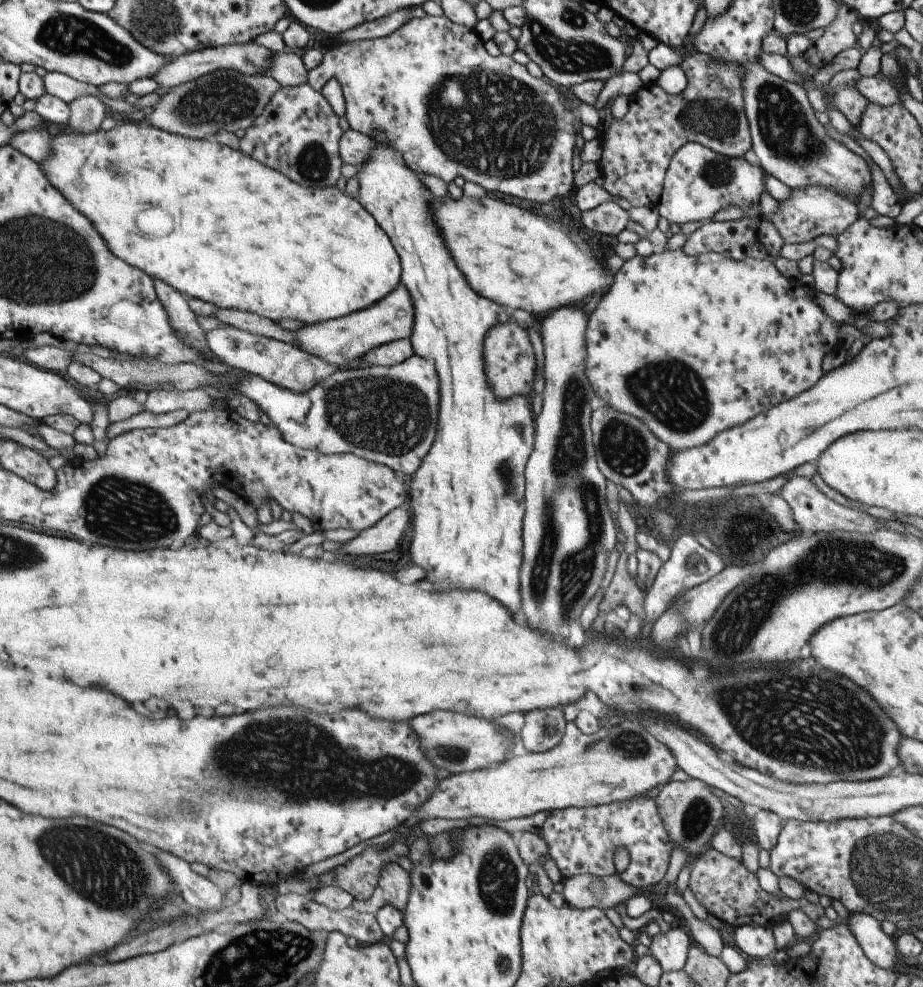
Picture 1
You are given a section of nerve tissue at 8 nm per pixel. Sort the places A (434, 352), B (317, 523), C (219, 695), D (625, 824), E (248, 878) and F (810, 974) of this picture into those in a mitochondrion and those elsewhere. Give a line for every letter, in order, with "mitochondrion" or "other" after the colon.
A: other
B: other
C: other
D: other
E: other
F: other

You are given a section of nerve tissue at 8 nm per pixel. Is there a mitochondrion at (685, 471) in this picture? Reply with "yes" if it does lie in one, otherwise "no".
no

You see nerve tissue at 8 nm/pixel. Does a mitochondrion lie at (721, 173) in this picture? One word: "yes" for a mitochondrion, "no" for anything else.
yes

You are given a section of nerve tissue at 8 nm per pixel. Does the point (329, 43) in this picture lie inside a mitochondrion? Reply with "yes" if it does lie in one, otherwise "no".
no

